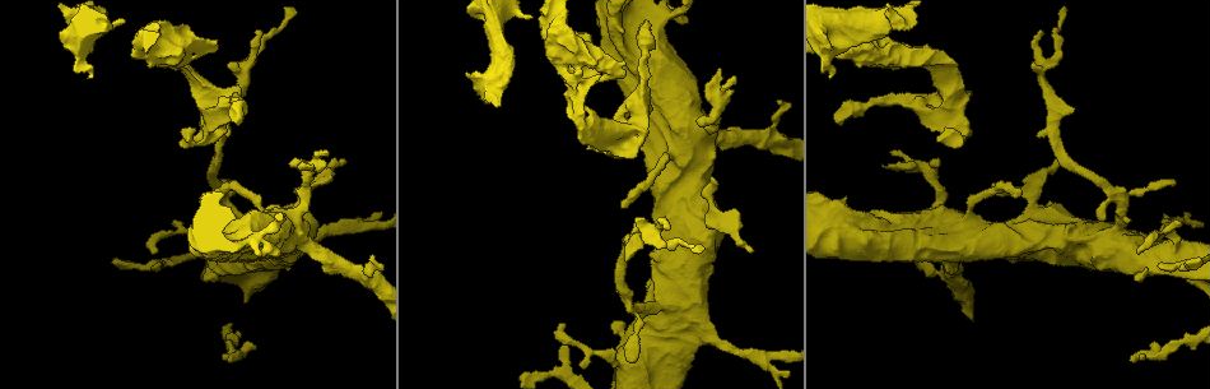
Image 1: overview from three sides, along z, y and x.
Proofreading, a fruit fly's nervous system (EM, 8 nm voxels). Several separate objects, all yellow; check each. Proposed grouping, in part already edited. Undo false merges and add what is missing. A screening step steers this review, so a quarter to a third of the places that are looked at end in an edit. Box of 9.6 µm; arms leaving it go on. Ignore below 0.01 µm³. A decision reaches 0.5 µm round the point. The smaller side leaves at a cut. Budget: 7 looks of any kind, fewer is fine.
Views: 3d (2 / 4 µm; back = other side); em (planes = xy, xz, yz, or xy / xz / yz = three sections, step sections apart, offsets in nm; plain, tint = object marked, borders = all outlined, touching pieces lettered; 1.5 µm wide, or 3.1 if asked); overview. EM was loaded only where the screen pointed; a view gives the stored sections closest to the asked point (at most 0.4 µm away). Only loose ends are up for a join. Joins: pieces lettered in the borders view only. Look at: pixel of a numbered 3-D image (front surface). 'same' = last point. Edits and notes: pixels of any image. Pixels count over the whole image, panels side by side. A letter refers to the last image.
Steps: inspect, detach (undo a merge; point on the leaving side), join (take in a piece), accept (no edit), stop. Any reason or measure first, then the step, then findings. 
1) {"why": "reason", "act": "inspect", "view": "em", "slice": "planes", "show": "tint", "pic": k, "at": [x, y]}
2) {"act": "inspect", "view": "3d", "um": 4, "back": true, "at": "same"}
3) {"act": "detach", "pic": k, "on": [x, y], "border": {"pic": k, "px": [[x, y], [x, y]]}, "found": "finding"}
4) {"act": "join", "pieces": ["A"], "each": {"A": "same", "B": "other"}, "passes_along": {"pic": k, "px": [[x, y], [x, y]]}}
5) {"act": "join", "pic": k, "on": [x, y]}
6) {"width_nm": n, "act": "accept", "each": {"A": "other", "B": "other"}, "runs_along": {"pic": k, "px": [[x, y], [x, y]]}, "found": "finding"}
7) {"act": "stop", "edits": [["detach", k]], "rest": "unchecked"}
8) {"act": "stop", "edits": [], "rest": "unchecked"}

{"why": "sudden change in width", "act": "inspect", "view": "3d", "um": 4, "back": true, "pic": 1, "at": [608, 72]}

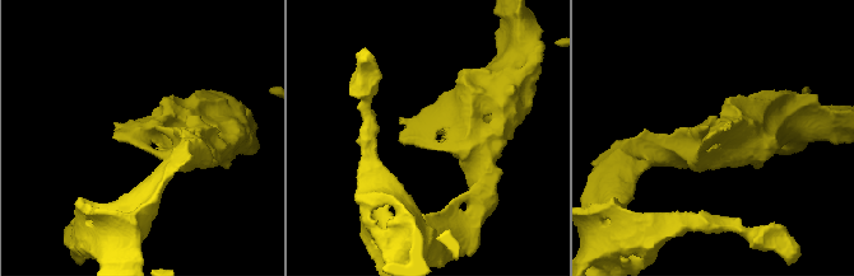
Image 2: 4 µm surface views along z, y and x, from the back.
{"act": "inspect", "view": "em", "slice": "planes", "show": "tint", "pic": 2, "at": [423, 129]}

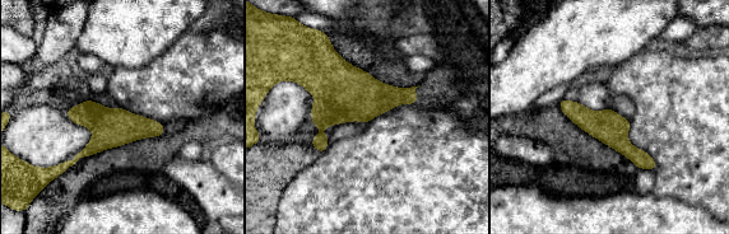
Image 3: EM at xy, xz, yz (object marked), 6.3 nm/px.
{"act": "inspect", "view": "em", "slice": "planes", "show": "borders", "at": "same"}

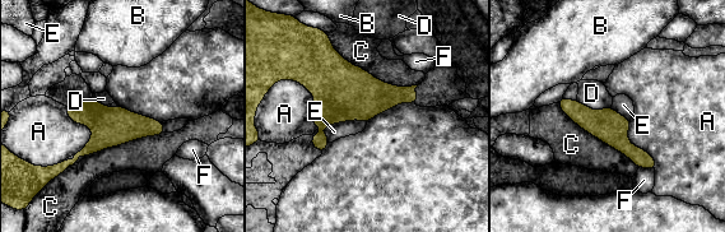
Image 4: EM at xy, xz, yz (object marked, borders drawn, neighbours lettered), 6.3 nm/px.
{"act": "accept", "each": {"A": "other", "B": "other", "C": "other", "D": "other", "E": "other", "F": "other"}, "border": {"pic": 4, "px": [[66, 107], [92, 130], [75, 154]]}, "found": "continuous, no second neuron"}

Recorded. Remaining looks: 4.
{"why": "branch stops here", "act": "inspect", "view": "em", "slice": "planes", "show": "borders", "pic": 1, "at": [1020, 189]}

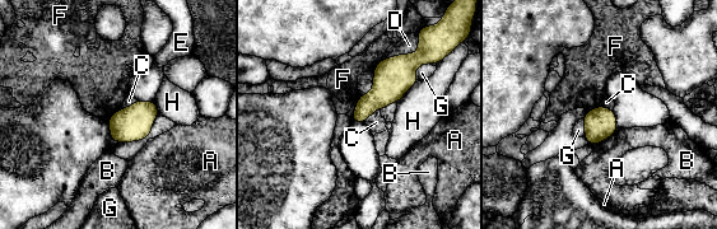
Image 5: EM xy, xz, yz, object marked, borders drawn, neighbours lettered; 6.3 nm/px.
{"act": "accept", "each": {"A": "other", "B": "other", "C": "other", "D": "other", "E": "other", "F": "other", "G": "other", "H": "other"}, "border": {"pic": 5, "px": [[380, 108], [364, 122]]}, "found": "none of them fits"}

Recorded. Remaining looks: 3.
{"why": "free end", "act": "inspect", "view": "em", "slice": "xz", "step": 4, "show": "borders", "pic": 1, "at": [624, 258]}

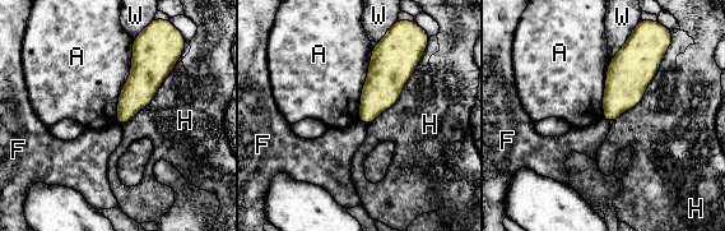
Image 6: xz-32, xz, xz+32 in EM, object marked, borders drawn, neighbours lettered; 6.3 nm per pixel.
{"act": "inspect", "view": "em", "slice": "planes", "show": "borders", "at": "same"}

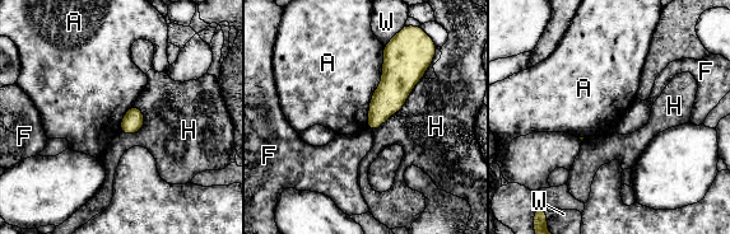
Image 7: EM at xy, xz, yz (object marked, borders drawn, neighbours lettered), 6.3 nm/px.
{"act": "accept", "each": {"A": "other", "F": "other", "H": "other", "W": "other"}, "border": {"pic": 7, "px": [[385, 46], [367, 129]]}, "found": "none of them fits"}

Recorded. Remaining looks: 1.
{"act": "stop", "edits": [], "rest": "unchecked"}

